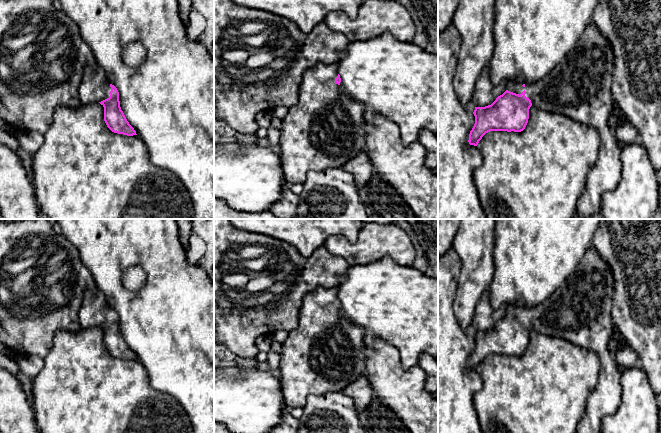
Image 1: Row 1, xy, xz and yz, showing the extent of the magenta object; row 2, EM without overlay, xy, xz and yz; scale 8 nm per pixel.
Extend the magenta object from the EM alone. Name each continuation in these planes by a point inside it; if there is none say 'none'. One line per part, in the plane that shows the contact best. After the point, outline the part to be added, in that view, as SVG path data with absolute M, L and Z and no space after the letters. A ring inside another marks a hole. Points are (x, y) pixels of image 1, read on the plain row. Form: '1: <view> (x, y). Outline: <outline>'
1: yz (579, 311). Outline: M591 245L585 252L577 269L567 280L540 305L525 308L518 305L507 307L507 314L516 318L526 315L525 320L536 332L559 337L582 348L594 351L600 359L597 385L586 400L584 414L577 433L601 433L602 421L614 414L622 397L621 373L615 356L608 348L615 324L611 316L614 296L614 278L611 268Z

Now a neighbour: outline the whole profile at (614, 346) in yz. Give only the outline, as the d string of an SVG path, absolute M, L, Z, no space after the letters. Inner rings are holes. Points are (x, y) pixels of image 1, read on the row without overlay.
M622 338L620 341L614 341L611 340L608 343L609 351L612 355L615 355L620 349L622 349L624 346L627 346L627 342L624 338Z

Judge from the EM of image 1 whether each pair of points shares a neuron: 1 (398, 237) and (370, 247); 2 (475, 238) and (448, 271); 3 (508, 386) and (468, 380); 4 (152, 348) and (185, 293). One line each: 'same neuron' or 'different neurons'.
1: same neuron
2: different neurons
3: different neurons
4: same neuron

